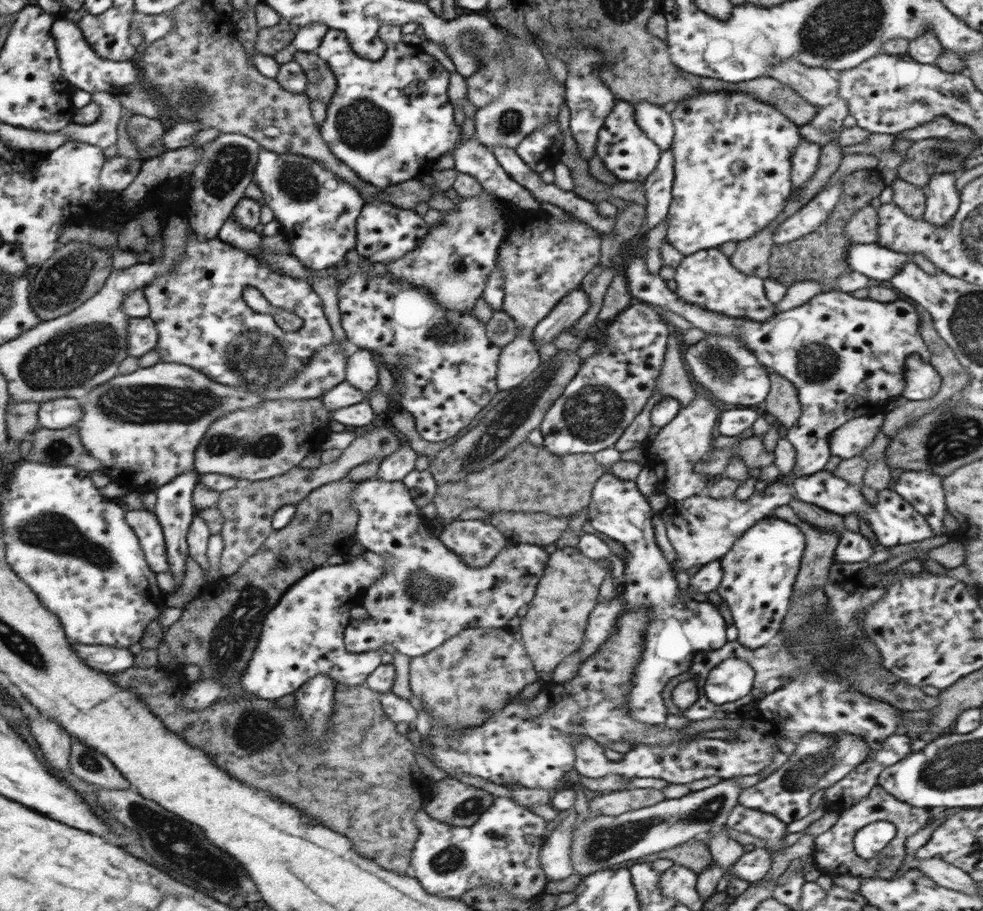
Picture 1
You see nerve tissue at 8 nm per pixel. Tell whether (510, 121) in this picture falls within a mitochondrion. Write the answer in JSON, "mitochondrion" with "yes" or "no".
{"mitochondrion":"yes"}

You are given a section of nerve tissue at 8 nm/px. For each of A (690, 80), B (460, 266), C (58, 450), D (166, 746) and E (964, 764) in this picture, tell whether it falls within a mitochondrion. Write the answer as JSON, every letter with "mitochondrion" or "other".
{"A":"other","B":"other","C":"mitochondrion","D":"other","E":"mitochondrion"}

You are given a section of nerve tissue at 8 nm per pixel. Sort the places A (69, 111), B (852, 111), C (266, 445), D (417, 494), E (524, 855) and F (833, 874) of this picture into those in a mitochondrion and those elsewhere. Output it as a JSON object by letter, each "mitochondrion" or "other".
{"A":"other","B":"other","C":"mitochondrion","D":"other","E":"other","F":"other"}

